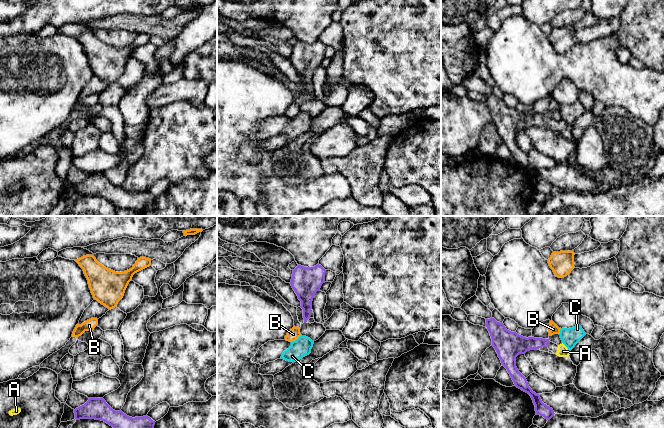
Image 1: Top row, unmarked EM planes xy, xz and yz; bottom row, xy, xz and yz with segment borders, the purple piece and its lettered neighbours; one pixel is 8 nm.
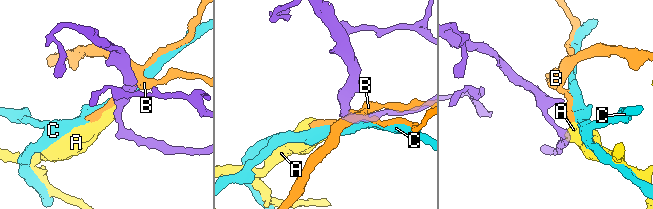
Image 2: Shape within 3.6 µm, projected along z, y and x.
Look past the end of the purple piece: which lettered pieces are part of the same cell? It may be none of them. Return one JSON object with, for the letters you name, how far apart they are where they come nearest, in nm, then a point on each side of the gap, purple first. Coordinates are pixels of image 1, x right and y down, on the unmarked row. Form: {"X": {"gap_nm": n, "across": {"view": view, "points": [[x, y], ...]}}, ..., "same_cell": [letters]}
{"A": {"gap_nm": 80, "across": {"view": "yz", "points": [[549, 118], [558, 121]]}}, "same_cell": ["A"]}

